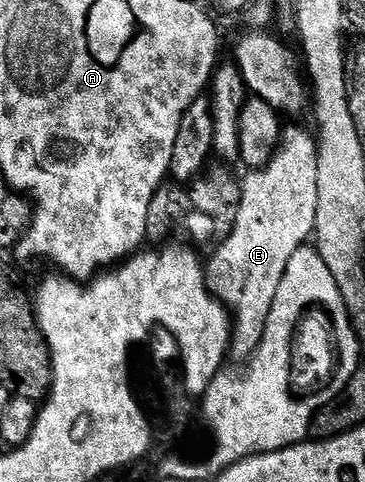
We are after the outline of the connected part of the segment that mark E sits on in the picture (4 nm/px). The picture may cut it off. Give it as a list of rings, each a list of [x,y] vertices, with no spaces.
[[[287,127],[282,133],[282,140],[278,143],[278,148],[274,152],[274,157],[268,161],[268,163],[262,165],[261,168],[255,168],[245,173],[245,178],[241,181],[242,197],[240,198],[240,212],[237,215],[235,228],[231,234],[228,235],[226,240],[221,241],[217,245],[218,249],[210,256],[210,261],[207,259],[204,264],[204,271],[206,274],[206,285],[208,290],[216,297],[222,304],[226,306],[226,309],[230,311],[232,317],[232,331],[230,334],[230,352],[241,362],[249,361],[250,357],[254,355],[254,352],[260,346],[262,341],[262,335],[266,329],[266,323],[268,322],[268,314],[272,312],[272,302],[276,302],[276,294],[280,290],[280,282],[284,278],[284,274],[288,270],[288,266],[294,263],[294,255],[303,251],[304,245],[302,244],[307,239],[308,241],[313,237],[314,227],[316,226],[316,194],[318,193],[318,187],[316,181],[318,178],[318,141],[313,131],[305,132],[302,128],[290,128]]]

